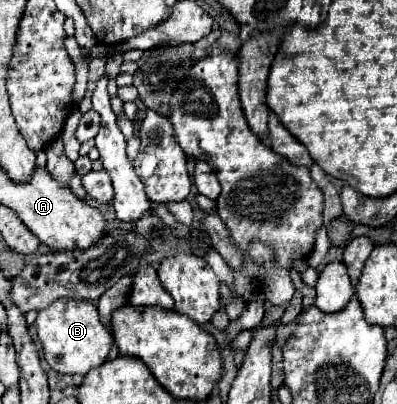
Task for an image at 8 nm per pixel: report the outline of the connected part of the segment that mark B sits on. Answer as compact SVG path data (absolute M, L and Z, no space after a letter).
M59 299L47 309L39 311L35 325L39 331L39 339L43 343L43 357L57 373L87 375L91 369L103 365L109 359L113 335L101 323L97 307L91 301Z

